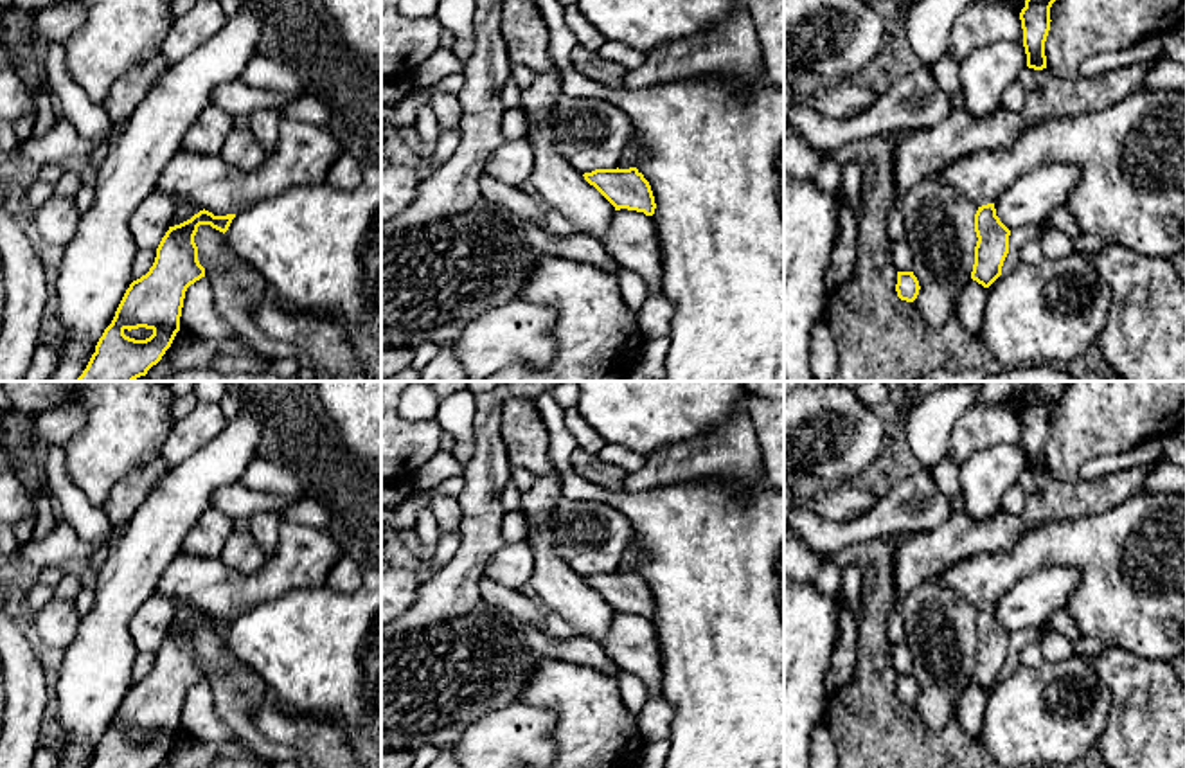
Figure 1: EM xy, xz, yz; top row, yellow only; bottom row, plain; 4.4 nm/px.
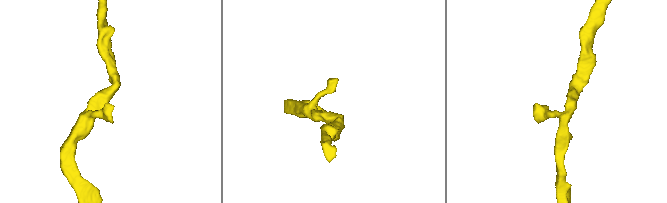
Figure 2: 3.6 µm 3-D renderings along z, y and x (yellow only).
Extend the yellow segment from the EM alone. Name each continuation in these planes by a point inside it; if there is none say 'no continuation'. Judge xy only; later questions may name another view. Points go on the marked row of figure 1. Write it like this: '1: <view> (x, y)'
no continuation

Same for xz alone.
no continuation

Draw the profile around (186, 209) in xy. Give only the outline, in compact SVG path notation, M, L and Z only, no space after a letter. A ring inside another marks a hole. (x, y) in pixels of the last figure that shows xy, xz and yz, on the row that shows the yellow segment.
M169 194L176 205L176 212L174 218L171 221L171 227L180 225L187 219L191 219L194 214L198 214L200 210L203 210L201 207L198 207L194 201L180 196L180 194Z

